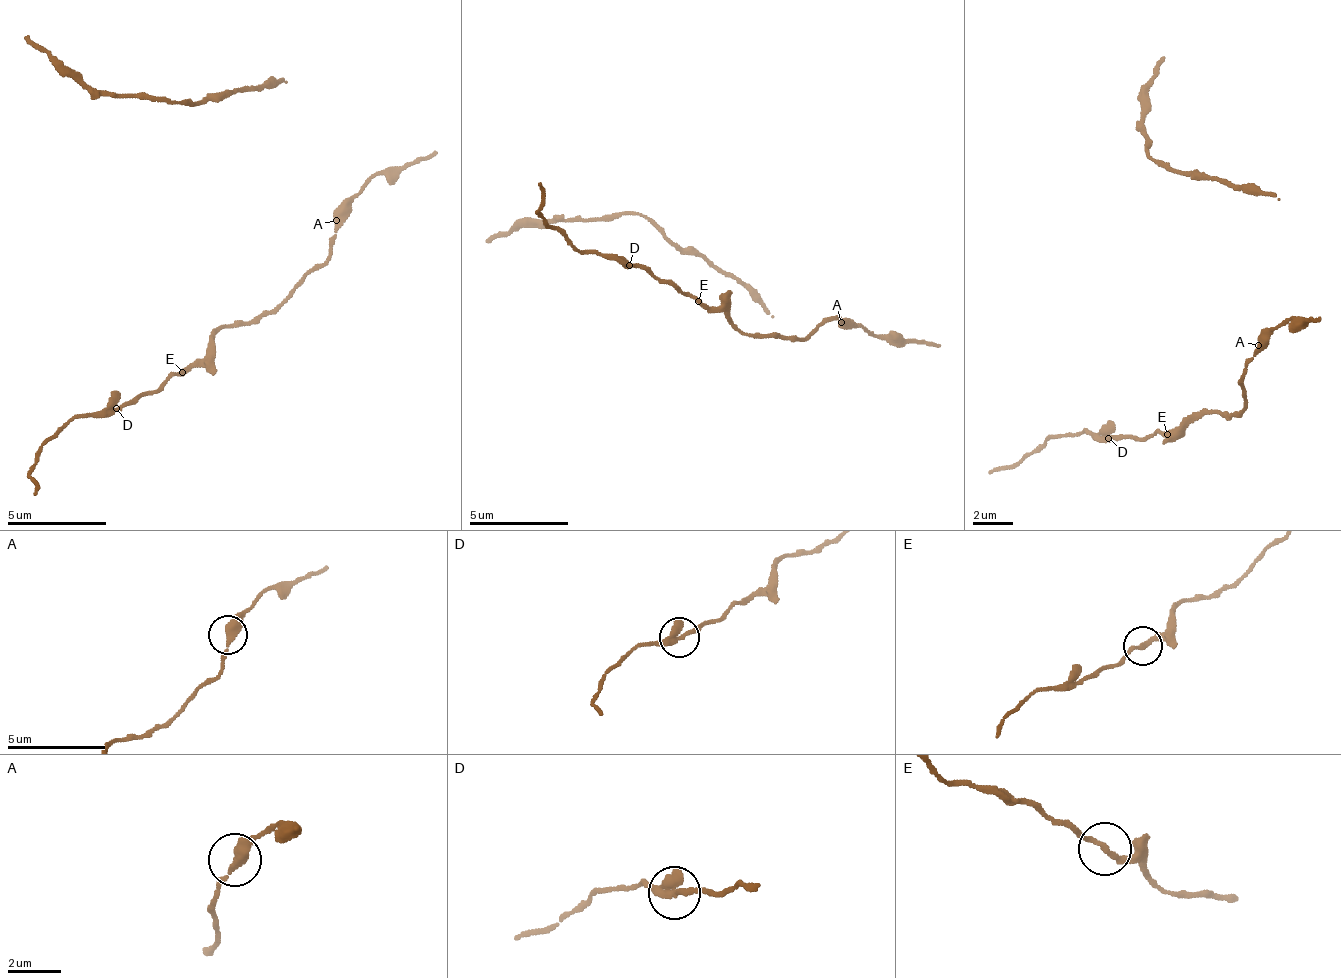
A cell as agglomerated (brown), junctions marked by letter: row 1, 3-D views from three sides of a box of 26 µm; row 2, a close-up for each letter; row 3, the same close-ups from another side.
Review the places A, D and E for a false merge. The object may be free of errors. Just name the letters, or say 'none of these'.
none of these

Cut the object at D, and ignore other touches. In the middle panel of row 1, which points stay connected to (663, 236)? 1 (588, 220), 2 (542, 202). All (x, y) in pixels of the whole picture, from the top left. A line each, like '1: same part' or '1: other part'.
1: same part
2: other part

